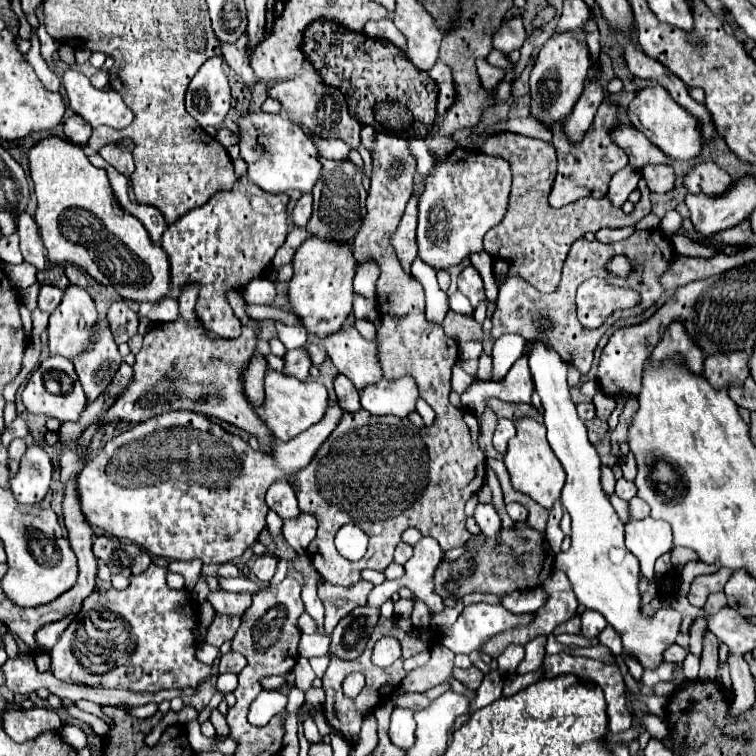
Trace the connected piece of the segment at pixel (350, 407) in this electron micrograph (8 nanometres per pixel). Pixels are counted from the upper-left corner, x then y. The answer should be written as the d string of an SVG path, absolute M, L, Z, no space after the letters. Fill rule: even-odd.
M341 374L337 376L335 392L337 392L339 406L345 412L357 412L361 408L361 404L359 404L359 390L351 384L351 380L347 376L341 376Z

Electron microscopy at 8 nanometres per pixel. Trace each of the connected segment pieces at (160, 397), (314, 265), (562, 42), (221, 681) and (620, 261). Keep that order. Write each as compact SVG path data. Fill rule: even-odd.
M189 284L181 290L181 318L169 324L153 326L143 340L143 348L135 354L133 380L127 390L115 400L115 404L99 418L95 428L113 420L137 420L143 422L151 416L159 416L167 410L191 410L207 418L219 418L245 430L249 436L255 434L263 452L271 452L273 432L263 426L253 406L249 404L243 390L243 370L247 368L257 346L257 320L245 312L245 300L239 292L229 292L229 304L237 318L241 318L243 332L235 340L209 340L197 322L193 312L197 302L197 284Z
M309 236L293 256L295 274L289 282L289 302L293 312L303 320L309 334L325 338L337 332L351 312L353 300L353 276L355 276L355 256L353 244L333 242Z
M573 30L553 34L543 44L543 48L537 56L537 64L531 72L531 80L529 80L531 116L539 118L547 126L551 126L553 122L565 120L571 114L571 108L575 106L575 102L579 100L579 96L583 92L589 68L591 68L591 58L589 58L589 48L587 48L585 38L575 40Z
M219 674L217 678L217 690L229 694L237 688L237 676L235 674Z
M613 256L607 264L607 272L613 276L629 276L633 272L633 264L627 256Z

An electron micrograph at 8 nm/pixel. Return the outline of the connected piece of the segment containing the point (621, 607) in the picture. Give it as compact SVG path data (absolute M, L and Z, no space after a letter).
M535 340L529 352L529 368L545 408L547 440L567 474L561 502L571 514L571 548L555 556L555 568L567 574L579 604L601 612L617 630L623 642L623 656L635 658L643 668L657 668L663 662L663 652L679 634L683 614L673 608L659 608L653 616L641 614L639 560L627 550L625 524L619 520L609 496L601 488L601 460L587 440L585 424L579 420L569 396L567 362L549 344Z

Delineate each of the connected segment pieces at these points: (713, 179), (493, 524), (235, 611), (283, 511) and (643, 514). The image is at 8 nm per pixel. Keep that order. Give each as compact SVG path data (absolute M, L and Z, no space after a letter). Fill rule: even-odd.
M715 162L697 164L687 176L685 186L691 194L705 194L705 196L721 196L733 184L733 178L719 168Z
M477 504L475 520L477 520L481 532L487 536L495 536L501 530L501 518L497 516L493 504Z
M217 590L217 592L211 592L207 600L219 614L241 616L245 612L245 608L251 604L251 594L235 594L235 592Z
M277 480L277 482L273 482L269 486L269 490L265 494L265 502L267 502L267 506L271 510L275 510L283 518L299 516L295 492L291 490L291 484L285 482L285 480Z
M639 496L631 498L631 500L629 500L629 516L631 516L631 520L641 520L641 518L647 518L647 516L649 516L647 502L645 502L645 500L641 500Z

